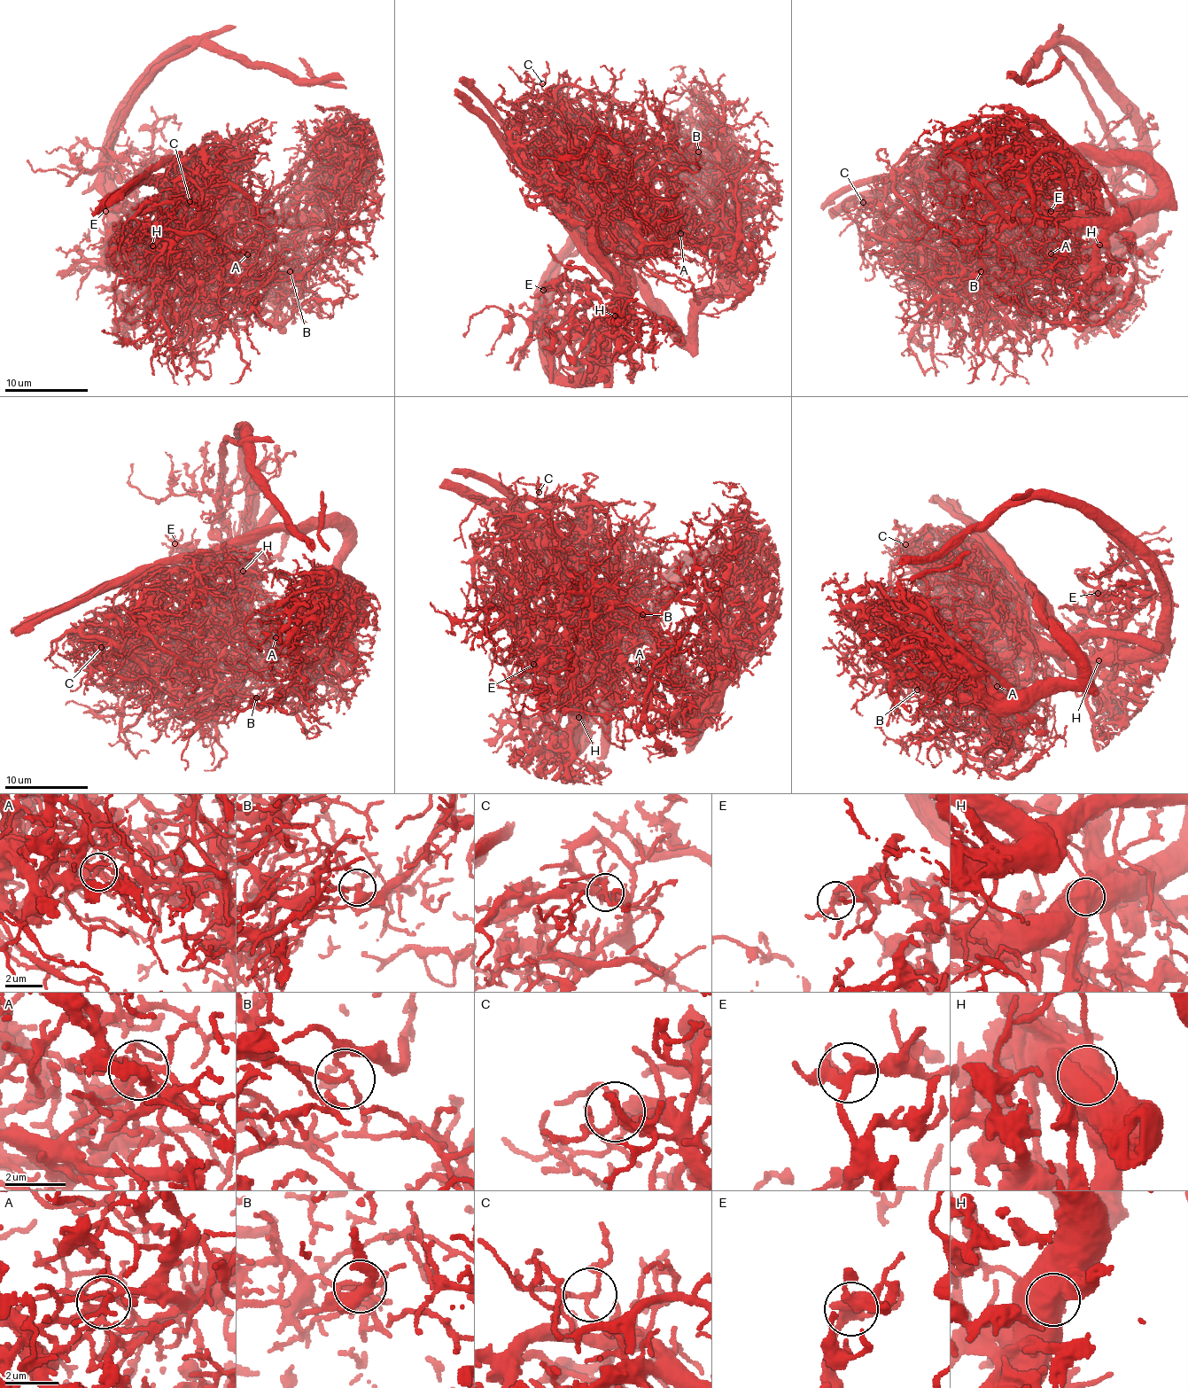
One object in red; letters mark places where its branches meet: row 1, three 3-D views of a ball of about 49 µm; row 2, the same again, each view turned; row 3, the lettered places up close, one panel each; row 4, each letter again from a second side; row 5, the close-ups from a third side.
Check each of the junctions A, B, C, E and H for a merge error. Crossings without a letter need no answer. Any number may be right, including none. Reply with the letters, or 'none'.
A, B, H

